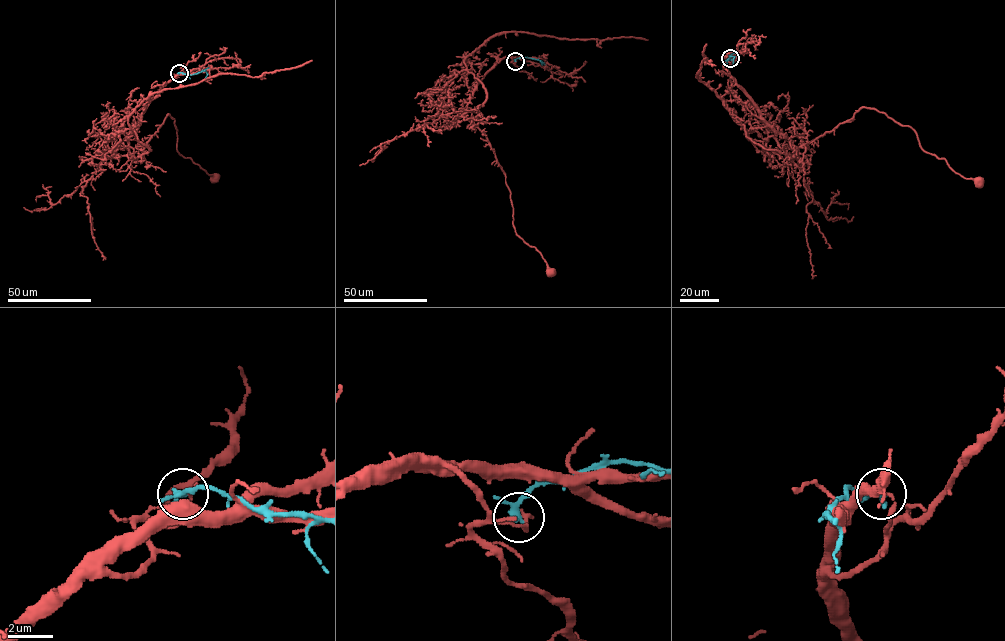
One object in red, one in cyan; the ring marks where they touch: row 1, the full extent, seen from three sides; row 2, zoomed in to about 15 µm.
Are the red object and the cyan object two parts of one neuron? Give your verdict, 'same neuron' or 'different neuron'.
different neuron

